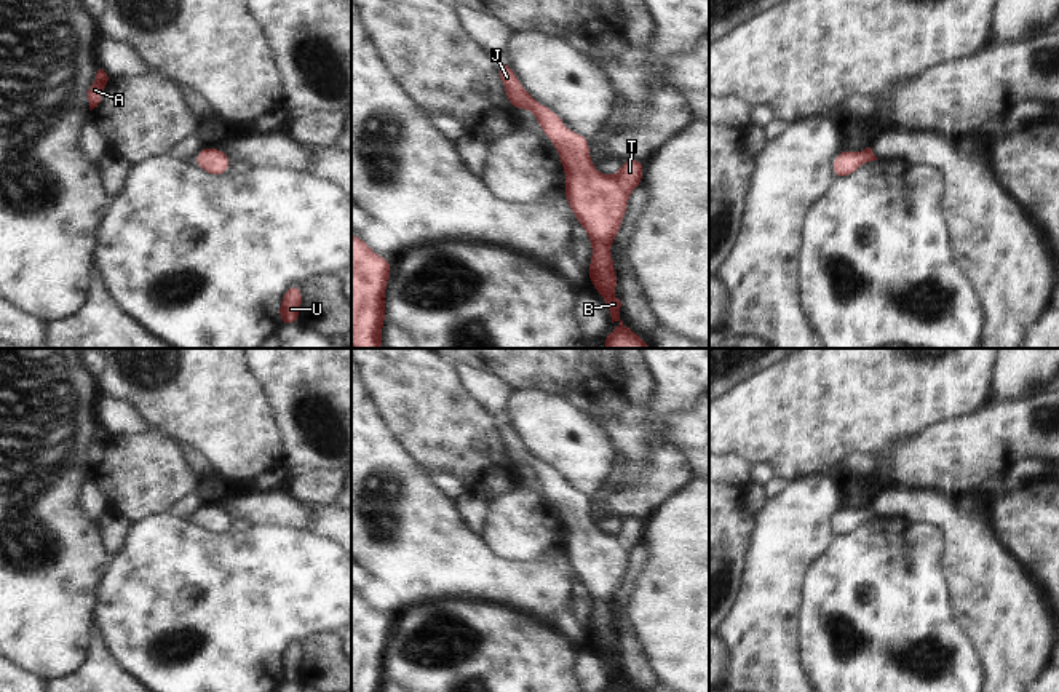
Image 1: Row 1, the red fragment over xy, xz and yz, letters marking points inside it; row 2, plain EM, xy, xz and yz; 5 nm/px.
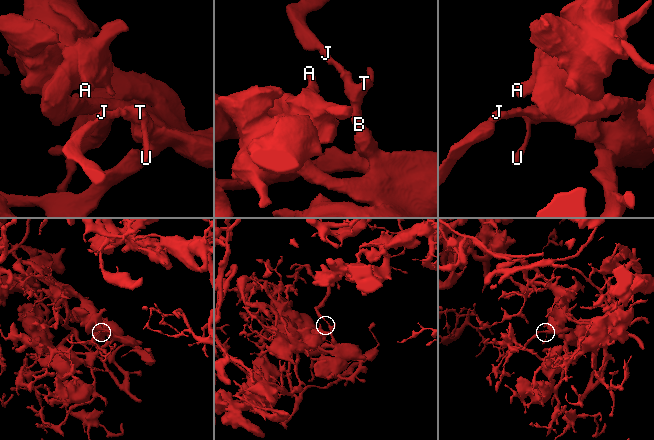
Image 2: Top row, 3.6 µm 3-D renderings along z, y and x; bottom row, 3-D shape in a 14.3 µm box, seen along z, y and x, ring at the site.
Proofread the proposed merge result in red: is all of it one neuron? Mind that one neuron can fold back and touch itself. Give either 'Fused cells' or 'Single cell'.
Single cell

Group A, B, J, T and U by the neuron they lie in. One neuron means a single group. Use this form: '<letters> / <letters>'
A B J T U

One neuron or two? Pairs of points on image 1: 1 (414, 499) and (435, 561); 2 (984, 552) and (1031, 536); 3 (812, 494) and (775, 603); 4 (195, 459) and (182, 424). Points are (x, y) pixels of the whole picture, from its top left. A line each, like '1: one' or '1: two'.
1: one
2: two
3: one
4: two

